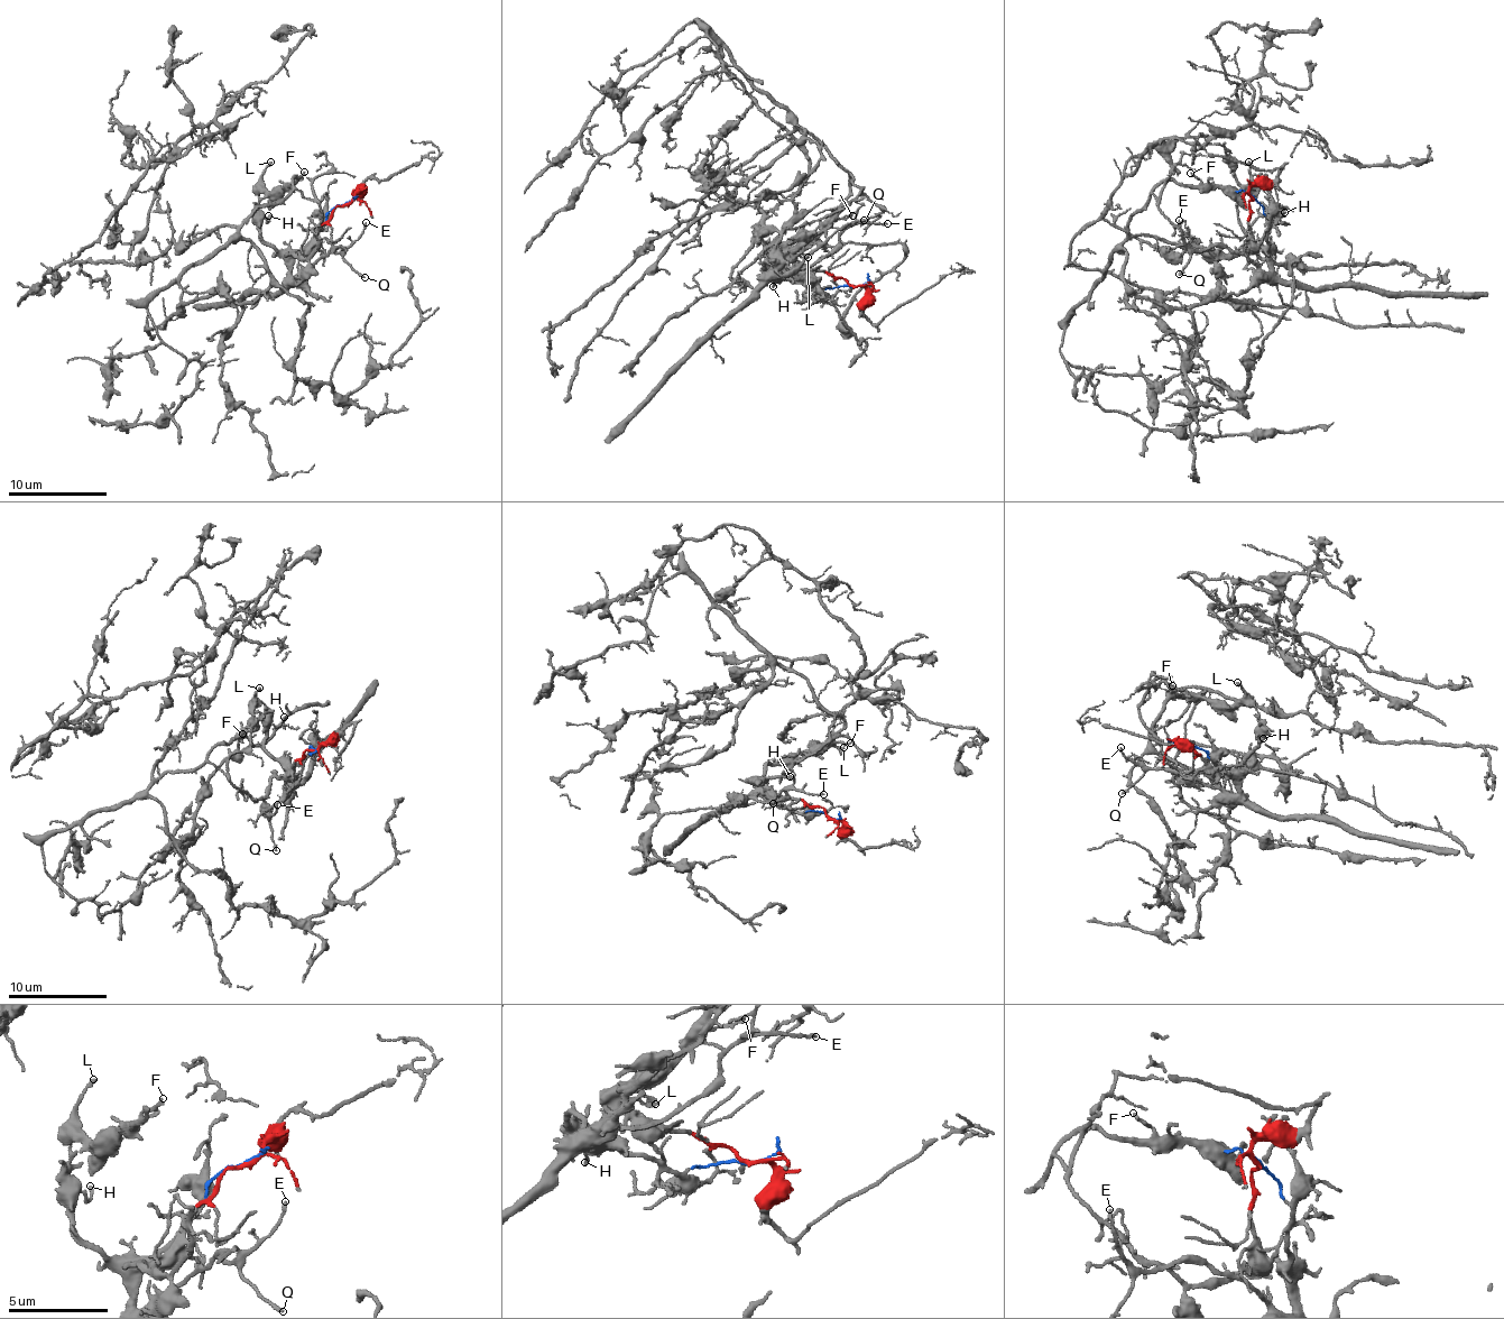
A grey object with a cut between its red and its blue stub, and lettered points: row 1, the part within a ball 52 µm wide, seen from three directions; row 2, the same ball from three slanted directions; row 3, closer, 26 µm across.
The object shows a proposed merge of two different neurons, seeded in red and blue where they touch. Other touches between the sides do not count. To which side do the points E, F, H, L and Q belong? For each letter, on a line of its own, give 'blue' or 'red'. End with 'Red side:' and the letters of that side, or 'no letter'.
E: blue
F: red
H: blue
L: red
Q: blue
Red side: F, L

